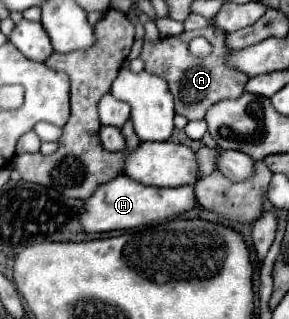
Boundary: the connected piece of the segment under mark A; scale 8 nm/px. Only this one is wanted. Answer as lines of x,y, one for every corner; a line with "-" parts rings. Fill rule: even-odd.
197,30
197,32
183,32
181,36
175,38
159,38
155,44
145,42
143,52
141,52
141,60
145,62
145,70
163,78
169,84
169,90
175,98
175,112
185,116
187,120
203,120
205,112
211,104
225,100
225,98
237,98
239,94
243,94
243,86
247,84
247,76
239,74
235,70
227,70
223,58
227,54
227,48
223,44
223,30
-
195,36
205,36
211,46
213,52
209,58
205,60
195,60
187,46
191,42
191,38
-
161,56
161,58
159,58

